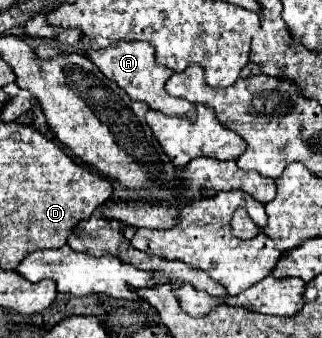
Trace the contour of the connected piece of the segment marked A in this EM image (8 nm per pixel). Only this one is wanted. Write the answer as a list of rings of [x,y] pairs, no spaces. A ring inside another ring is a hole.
[[[117,42],[111,44],[109,48],[99,48],[99,50],[87,50],[87,56],[93,60],[93,64],[113,82],[117,82],[131,100],[139,100],[149,104],[151,110],[165,112],[169,116],[179,116],[179,114],[191,114],[193,104],[183,100],[183,98],[173,98],[165,92],[165,82],[173,74],[171,68],[159,66],[153,56],[153,46],[149,42]]]

